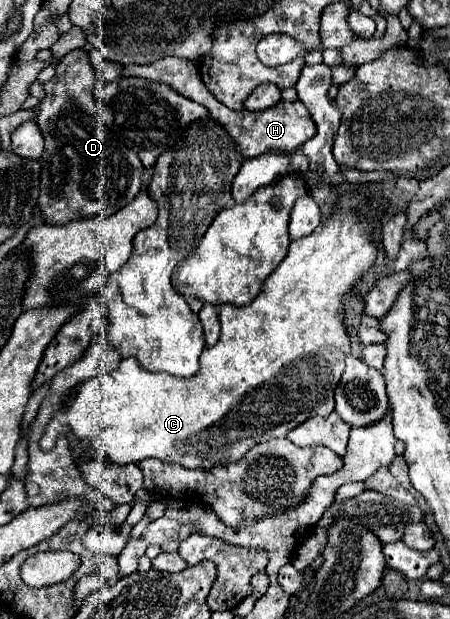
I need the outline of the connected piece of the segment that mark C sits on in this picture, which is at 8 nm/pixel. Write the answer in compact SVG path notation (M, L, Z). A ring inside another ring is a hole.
M351 195L351 197L343 197L341 199L341 209L335 211L335 215L331 215L327 221L323 221L311 235L303 237L303 239L297 239L297 241L291 241L289 245L289 253L287 257L279 263L279 267L265 279L265 287L261 289L261 293L249 303L249 305L243 305L243 307L237 307L237 305L231 305L231 303L225 303L221 305L221 311L219 311L219 319L221 319L221 337L217 341L217 345L213 347L207 347L203 353L201 353L201 369L189 377L189 379L181 379L181 377L173 377L173 375L167 375L167 373L151 373L151 371L145 371L137 357L127 357L121 361L121 365L107 373L107 375L97 375L89 381L81 381L73 393L63 401L63 407L55 411L55 415L51 417L51 421L47 423L45 427L45 433L43 437L39 439L39 447L49 451L57 439L61 435L65 435L69 439L69 443L73 445L79 445L79 443L89 443L93 449L99 449L99 453L107 453L107 457L115 463L115 465L129 465L129 463L139 463L143 459L149 459L149 457L155 457L155 459L161 459L161 461L167 461L167 463L177 463L177 465L183 465L187 469L211 469L211 467L217 467L217 465L229 465L229 463L235 463L239 459L245 457L245 453L255 447L257 443L261 443L265 437L267 441L269 439L275 439L275 437L287 437L287 433L295 427L299 427L303 421L307 421L309 417L313 415L323 415L327 417L331 411L333 411L333 391L341 379L341 373L345 369L345 357L349 355L349 337L345 333L345 327L343 327L343 321L341 321L341 313L343 313L343 295L355 285L355 281L373 265L373 261L377 259L377 249L371 241L371 231L373 231L373 219L365 217L365 215L359 215L357 213L357 207L363 203L365 199L359 197L359 195Z

